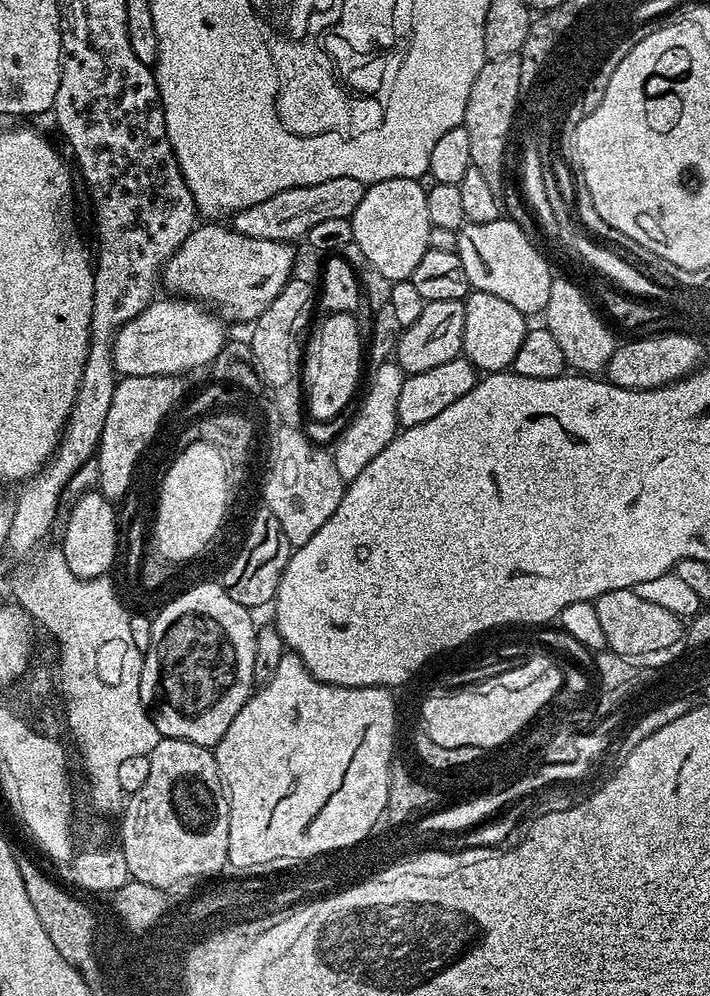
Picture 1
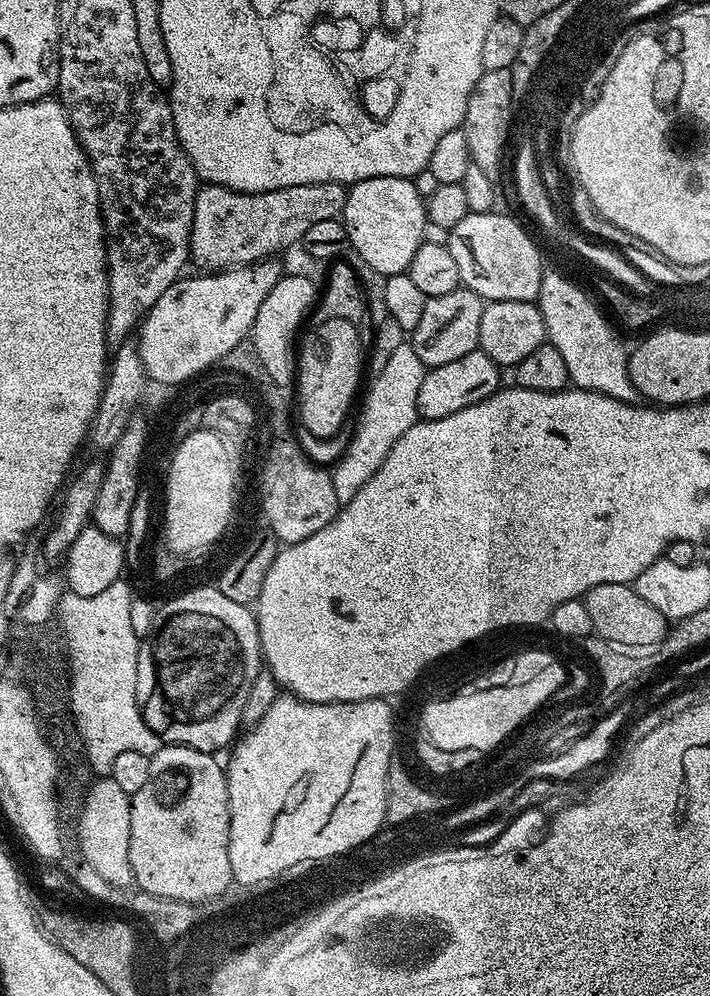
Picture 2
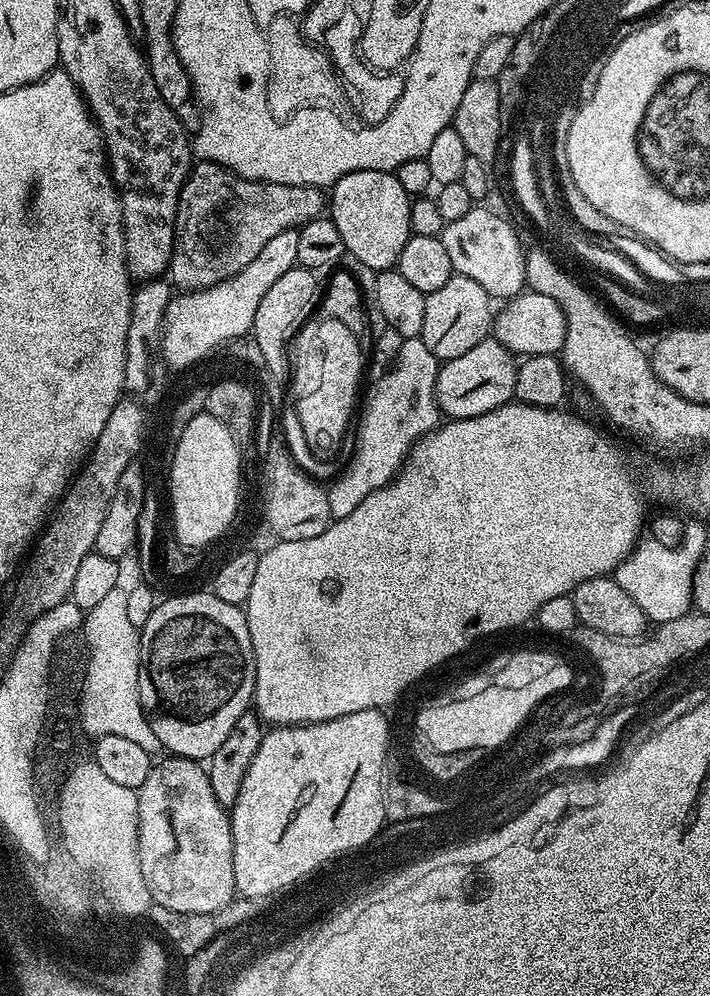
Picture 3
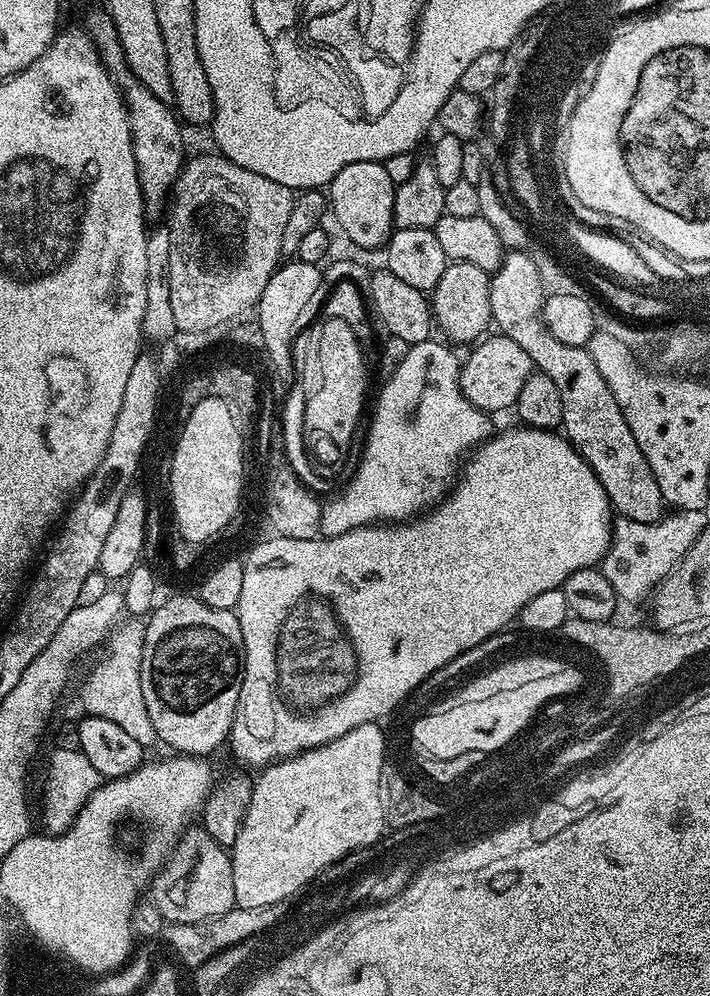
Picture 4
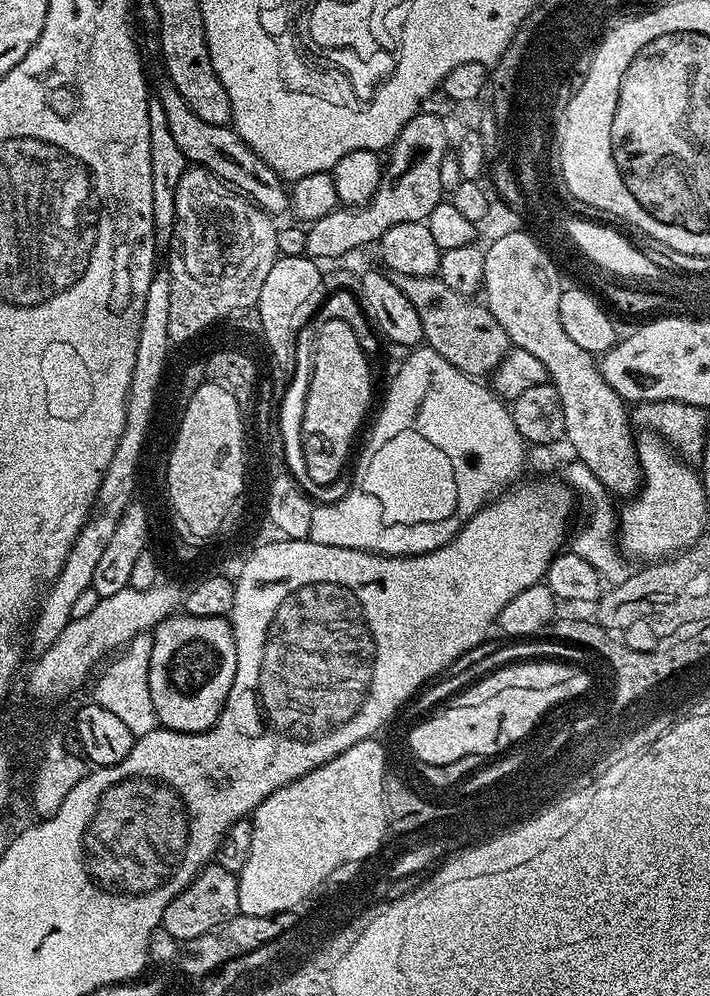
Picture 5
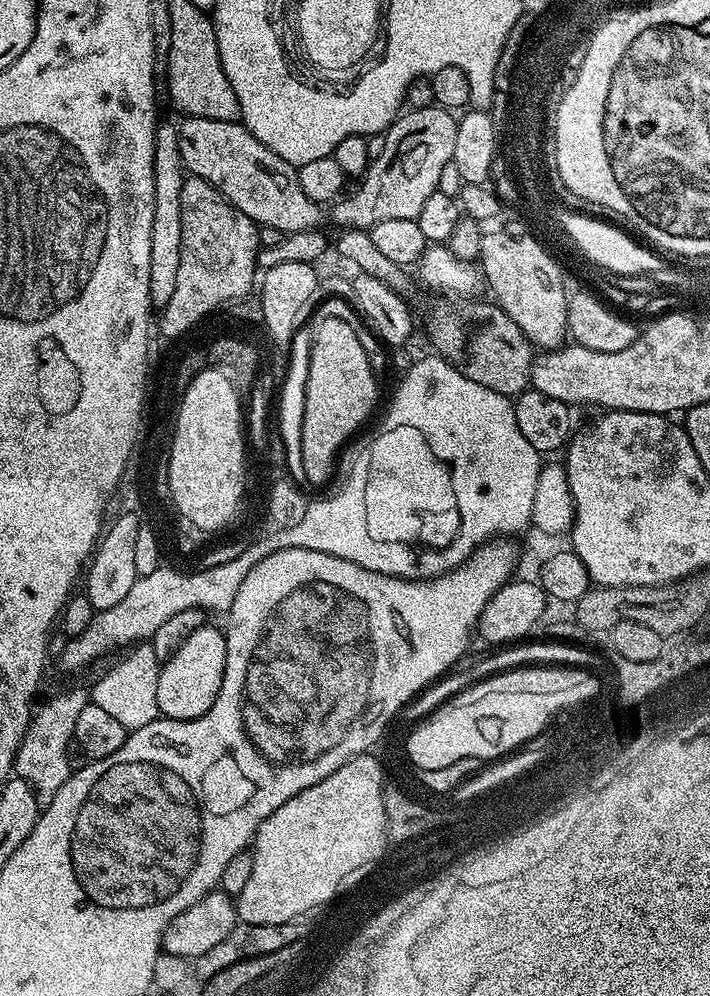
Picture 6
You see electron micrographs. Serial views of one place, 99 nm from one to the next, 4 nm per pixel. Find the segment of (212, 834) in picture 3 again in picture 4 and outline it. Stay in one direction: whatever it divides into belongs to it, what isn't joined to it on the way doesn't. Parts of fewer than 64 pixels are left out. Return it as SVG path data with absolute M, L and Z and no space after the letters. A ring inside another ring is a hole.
M203 826L189 827L164 861L164 867L156 873L150 885L151 892L151 902L156 904L169 924L197 924L218 914L226 914L226 910L237 907L234 898L234 870L229 849L216 842Z

